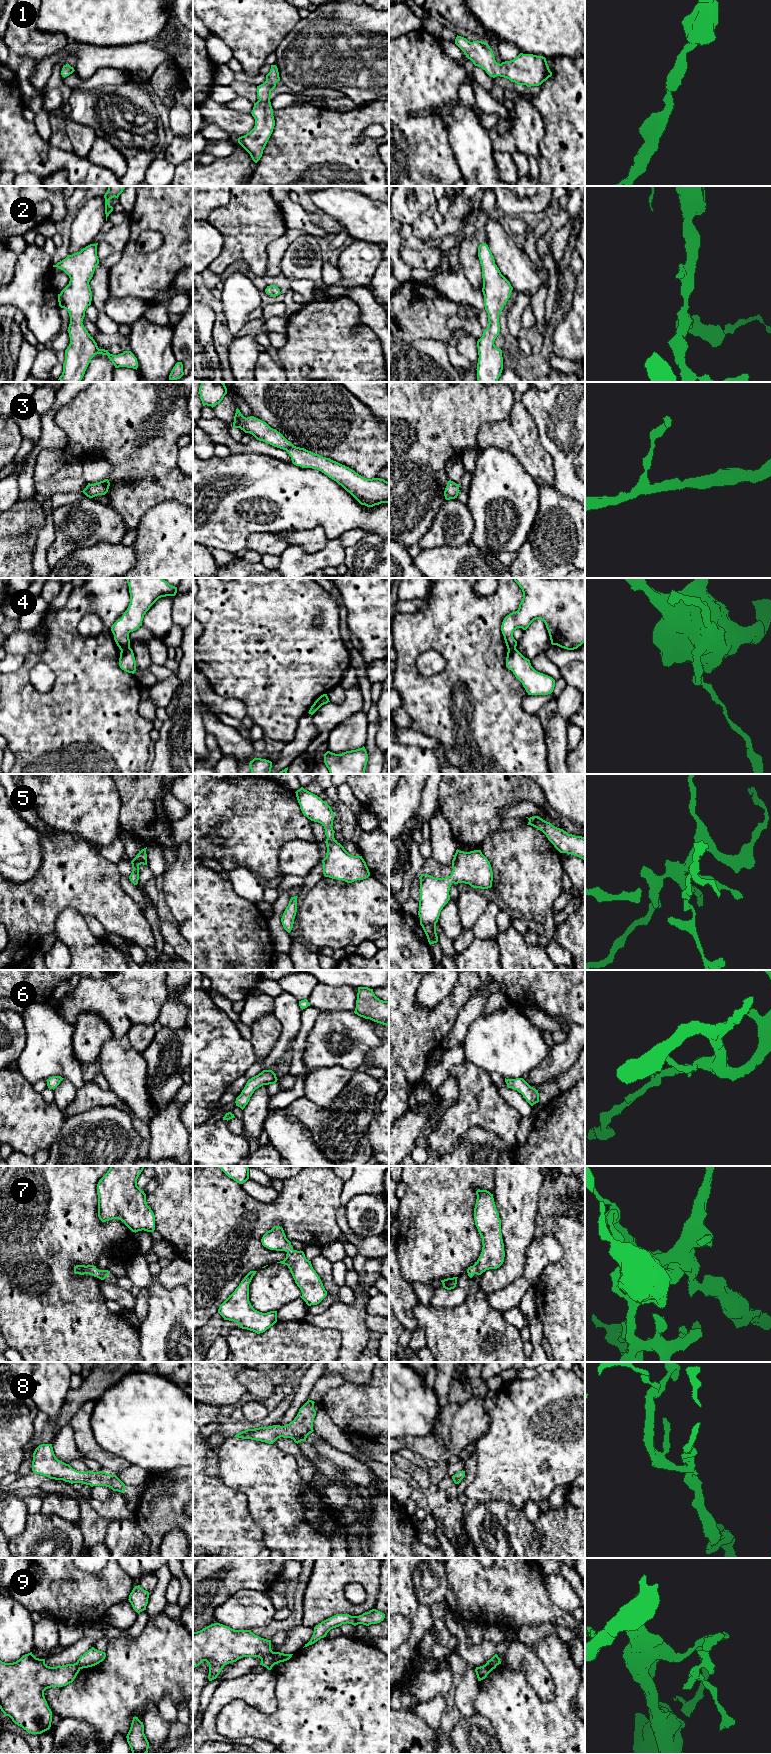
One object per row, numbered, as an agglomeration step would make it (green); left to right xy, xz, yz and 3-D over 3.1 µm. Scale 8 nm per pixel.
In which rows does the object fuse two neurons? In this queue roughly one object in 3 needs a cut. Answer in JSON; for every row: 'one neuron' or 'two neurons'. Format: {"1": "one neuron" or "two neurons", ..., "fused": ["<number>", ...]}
{"1": "one neuron", "2": "one neuron", "3": "one neuron", "4": "two neurons", "5": "one neuron", "6": "one neuron", "7": "one neuron", "8": "one neuron", "9": "two neurons", "fused": ["4", "9"]}

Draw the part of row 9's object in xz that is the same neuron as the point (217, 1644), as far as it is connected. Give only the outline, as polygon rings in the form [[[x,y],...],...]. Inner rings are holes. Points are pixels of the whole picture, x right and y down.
[[[214,1623],[193,1632],[193,1667],[206,1661],[209,1681],[216,1679],[225,1665],[243,1657],[258,1657],[260,1665],[271,1670],[274,1655],[271,1640],[259,1637],[251,1630],[234,1630]]]

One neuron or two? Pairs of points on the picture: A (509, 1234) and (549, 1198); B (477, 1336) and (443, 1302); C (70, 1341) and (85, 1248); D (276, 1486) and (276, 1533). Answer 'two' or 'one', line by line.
A: two
B: two
C: one
D: one

